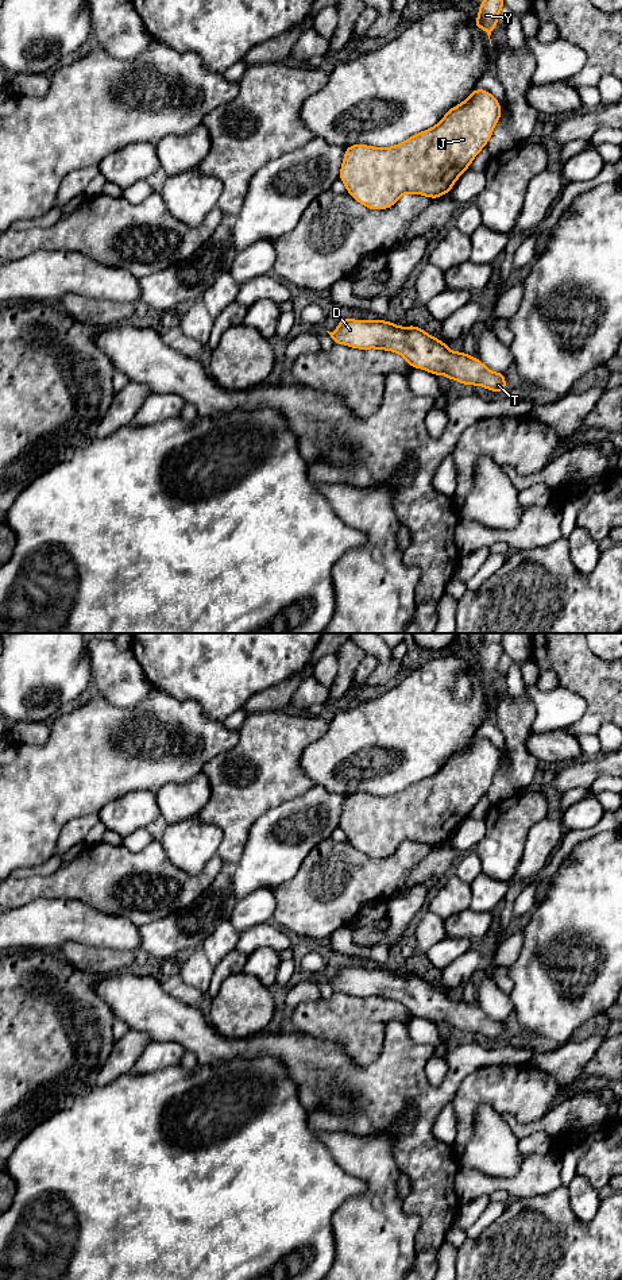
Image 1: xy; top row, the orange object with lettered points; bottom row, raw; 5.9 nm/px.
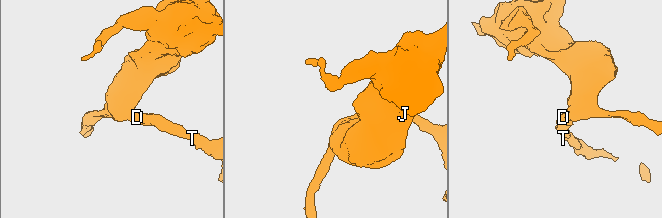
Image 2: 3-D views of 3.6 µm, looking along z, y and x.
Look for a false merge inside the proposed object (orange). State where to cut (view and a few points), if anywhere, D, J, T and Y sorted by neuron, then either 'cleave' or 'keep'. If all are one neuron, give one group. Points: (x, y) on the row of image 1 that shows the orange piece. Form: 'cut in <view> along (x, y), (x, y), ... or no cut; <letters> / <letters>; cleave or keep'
no cut; D J T Y; keep

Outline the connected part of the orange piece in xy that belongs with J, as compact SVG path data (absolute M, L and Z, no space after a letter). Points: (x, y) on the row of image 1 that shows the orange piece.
M476 88L434 127L397 146L348 146L339 178L368 209L387 209L405 193L437 198L448 193L487 146L501 104Z

